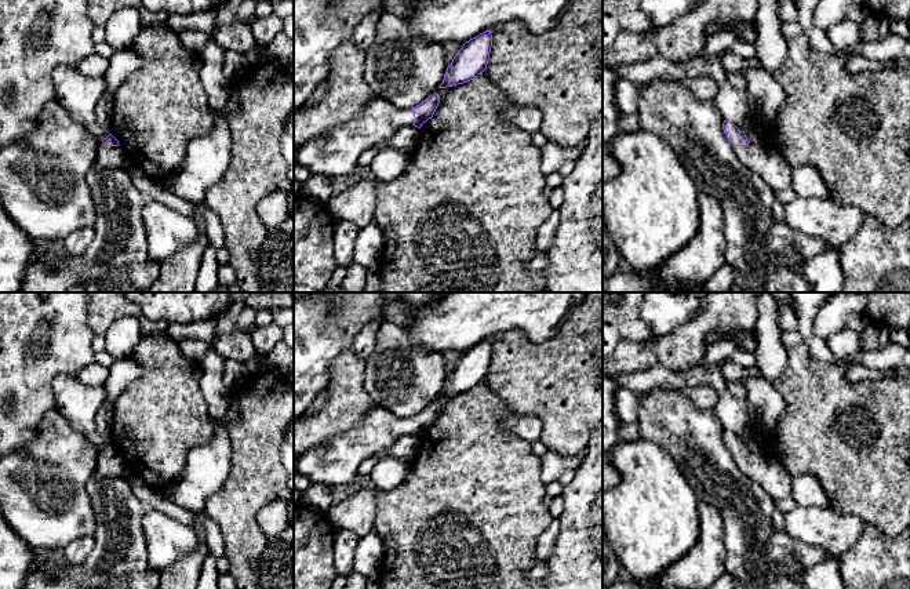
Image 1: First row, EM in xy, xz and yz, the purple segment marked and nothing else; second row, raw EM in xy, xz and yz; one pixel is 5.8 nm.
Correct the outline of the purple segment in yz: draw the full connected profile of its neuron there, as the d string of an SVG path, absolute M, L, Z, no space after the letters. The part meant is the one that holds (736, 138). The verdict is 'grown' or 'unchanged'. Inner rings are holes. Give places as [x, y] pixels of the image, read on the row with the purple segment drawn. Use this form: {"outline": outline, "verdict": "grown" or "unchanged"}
{"outline": "M724 120L722 130L742 164L762 178L775 194L791 188L793 168L782 154L767 146L753 145L745 131L729 120Z", "verdict": "grown"}

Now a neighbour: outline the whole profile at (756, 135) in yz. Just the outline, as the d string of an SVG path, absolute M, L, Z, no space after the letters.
M754 124L745 134L746 134L747 139L750 141L750 143L753 143L756 146L761 146L761 148L767 146L765 132L764 132L762 127L760 127L758 124Z

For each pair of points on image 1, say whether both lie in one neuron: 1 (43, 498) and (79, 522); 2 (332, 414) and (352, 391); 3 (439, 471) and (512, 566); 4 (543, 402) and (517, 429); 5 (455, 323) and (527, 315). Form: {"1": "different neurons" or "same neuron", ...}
{"1": "same neuron", "2": "same neuron", "3": "same neuron", "4": "different neurons", "5": "same neuron"}

